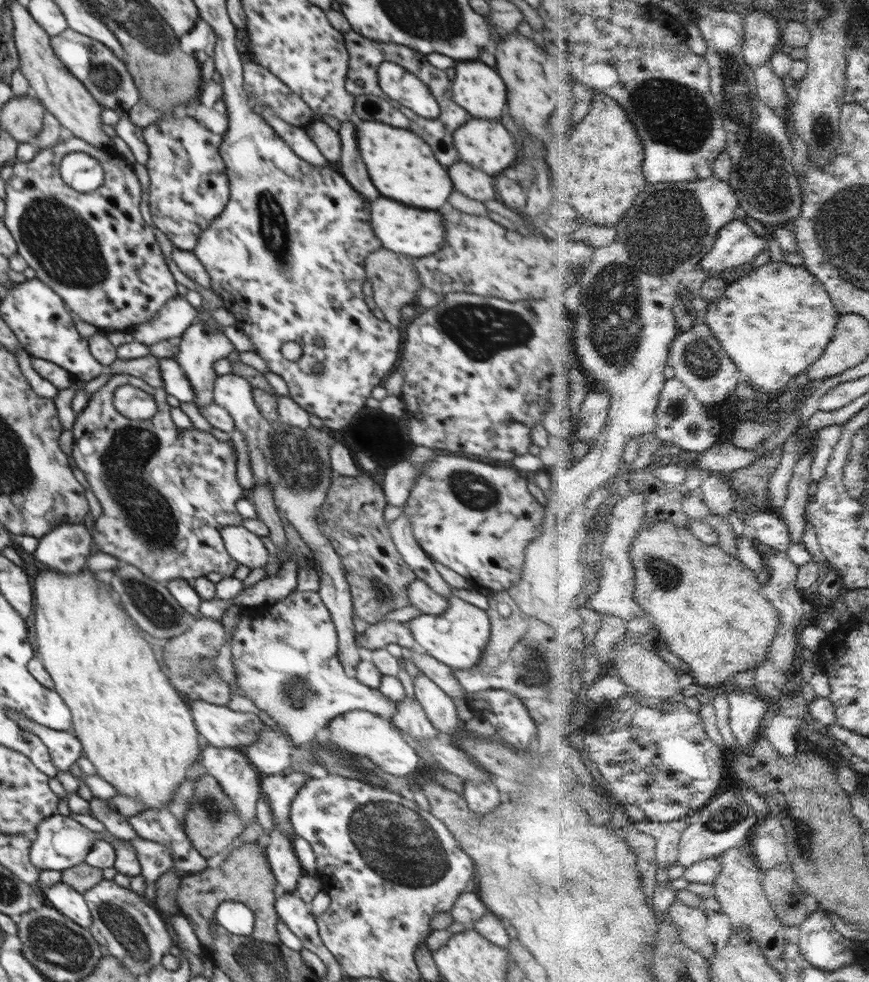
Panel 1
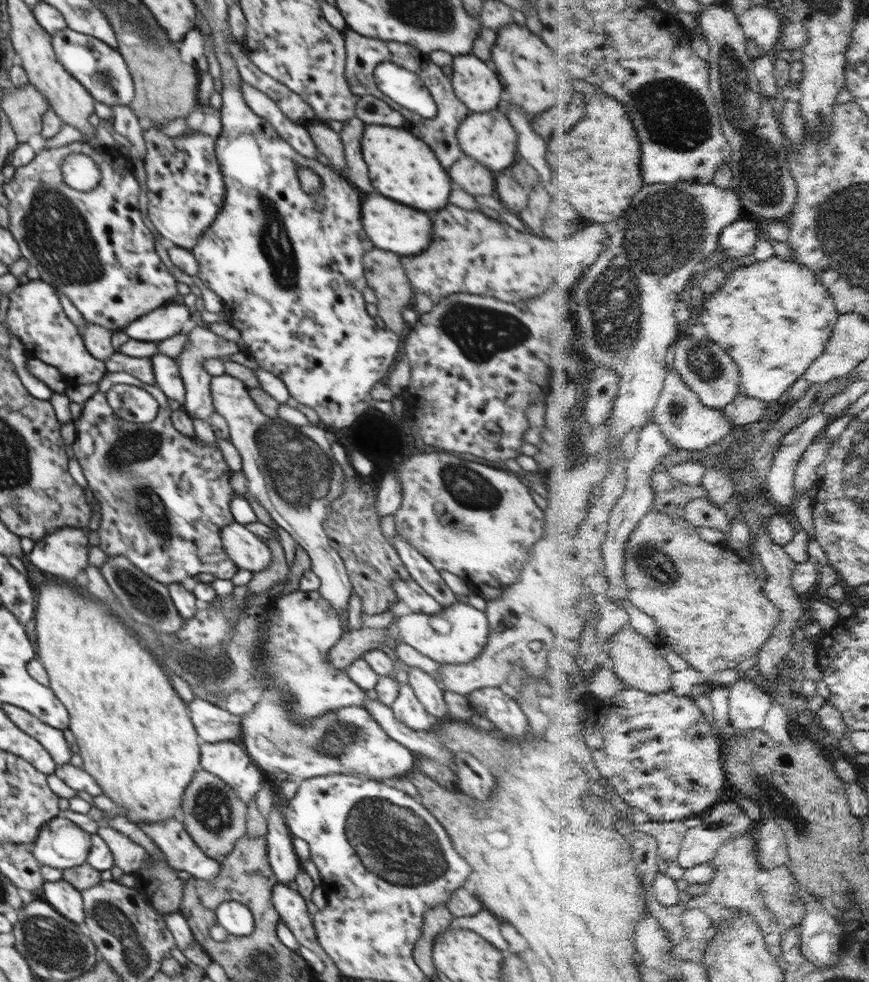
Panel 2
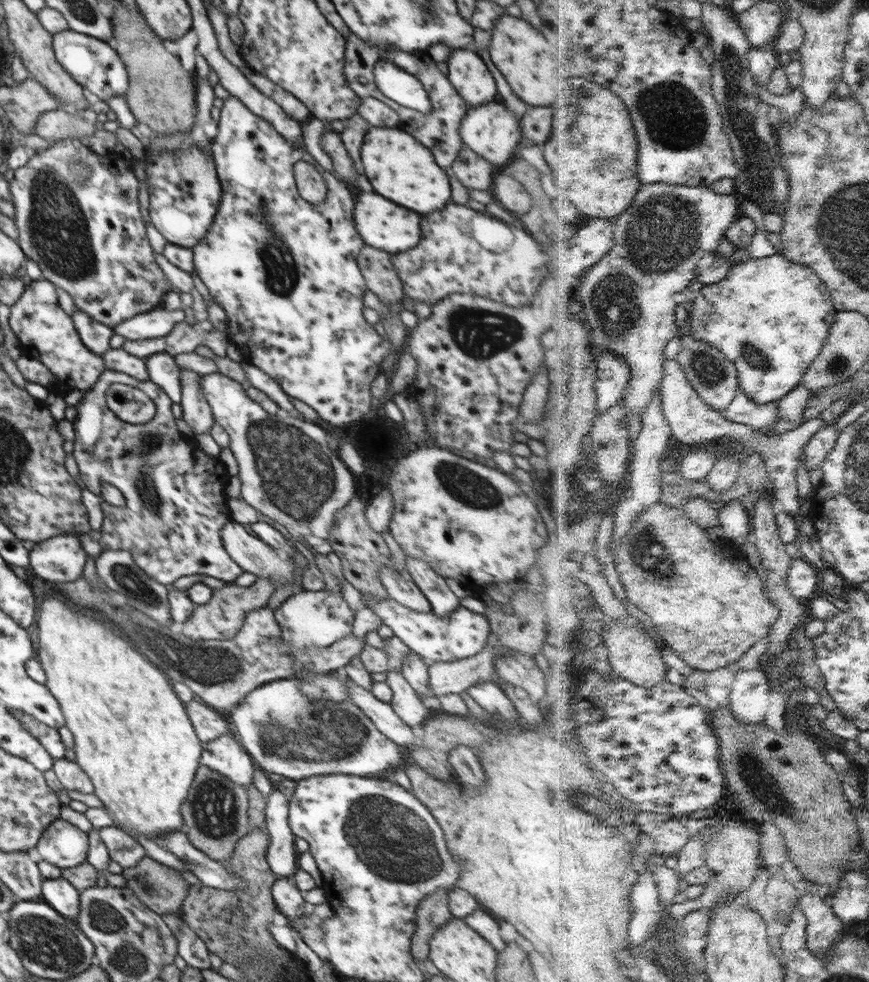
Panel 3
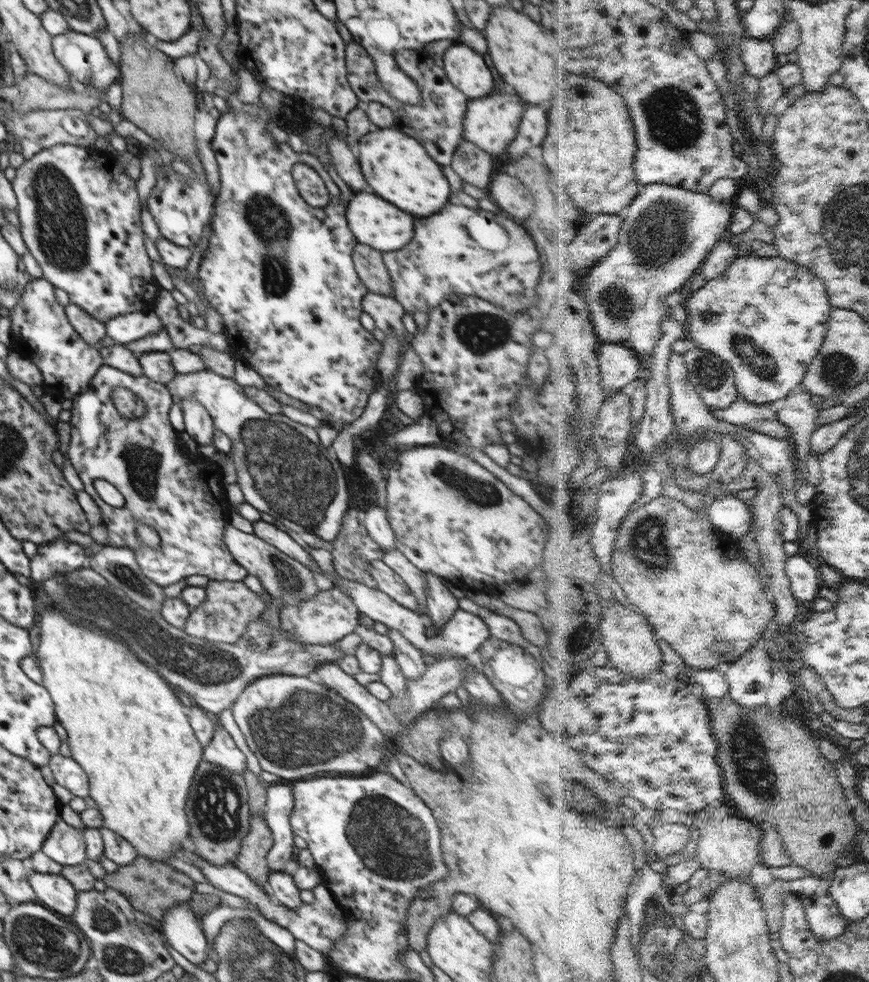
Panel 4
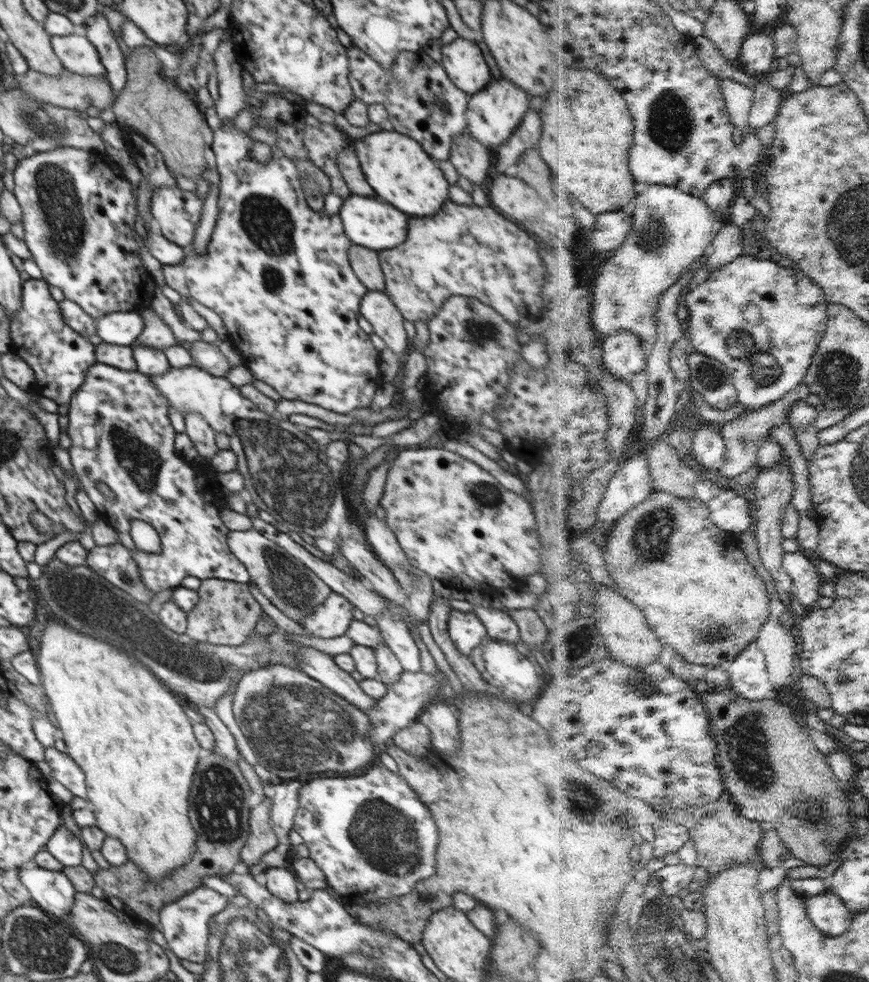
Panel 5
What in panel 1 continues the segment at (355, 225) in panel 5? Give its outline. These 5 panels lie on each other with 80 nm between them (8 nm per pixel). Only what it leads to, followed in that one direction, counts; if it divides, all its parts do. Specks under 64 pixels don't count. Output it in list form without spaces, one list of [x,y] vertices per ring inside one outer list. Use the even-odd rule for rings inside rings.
[[[378,198],[372,202],[371,221],[374,234],[379,238],[382,247],[397,252],[399,255],[406,255],[414,259],[422,256],[430,256],[438,252],[444,244],[444,226],[442,216],[438,212],[430,210],[418,210],[404,204],[398,204],[388,198]]]

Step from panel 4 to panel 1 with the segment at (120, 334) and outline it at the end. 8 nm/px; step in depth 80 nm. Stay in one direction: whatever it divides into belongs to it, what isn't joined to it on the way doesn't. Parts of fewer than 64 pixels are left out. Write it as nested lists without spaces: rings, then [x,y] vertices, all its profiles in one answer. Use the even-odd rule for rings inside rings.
[[[178,294],[164,304],[153,320],[136,324],[130,333],[135,342],[148,346],[167,339],[178,339],[197,320],[198,313],[197,307]]]

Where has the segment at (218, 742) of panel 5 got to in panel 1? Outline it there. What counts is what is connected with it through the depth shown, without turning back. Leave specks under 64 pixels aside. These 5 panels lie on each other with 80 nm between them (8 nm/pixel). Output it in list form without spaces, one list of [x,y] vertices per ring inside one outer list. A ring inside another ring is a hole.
[[[212,745],[202,747],[202,765],[206,767],[207,774],[213,776],[222,790],[232,800],[236,814],[244,826],[250,825],[257,819],[256,805],[261,797],[261,774],[255,766],[249,762],[243,749],[234,746],[218,748]]]

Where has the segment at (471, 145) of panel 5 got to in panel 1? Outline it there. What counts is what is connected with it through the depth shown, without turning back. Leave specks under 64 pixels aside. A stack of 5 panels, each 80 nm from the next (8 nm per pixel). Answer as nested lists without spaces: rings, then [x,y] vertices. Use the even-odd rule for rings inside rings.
[[[458,162],[450,166],[448,174],[454,182],[454,188],[464,196],[481,203],[496,200],[495,177],[486,174],[483,170],[474,168],[468,163]]]

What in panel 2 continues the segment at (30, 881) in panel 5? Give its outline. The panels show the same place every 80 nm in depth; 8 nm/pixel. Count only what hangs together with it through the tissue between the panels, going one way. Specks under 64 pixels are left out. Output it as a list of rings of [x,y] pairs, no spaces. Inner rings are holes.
[[[64,879],[45,882],[40,890],[40,898],[46,901],[61,916],[69,918],[79,926],[85,922],[85,912],[81,891]]]

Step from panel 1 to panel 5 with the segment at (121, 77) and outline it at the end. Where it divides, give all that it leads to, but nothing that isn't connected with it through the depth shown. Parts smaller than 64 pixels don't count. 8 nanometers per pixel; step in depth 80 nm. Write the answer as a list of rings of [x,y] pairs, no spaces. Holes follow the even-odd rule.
[[[81,31],[66,36],[51,36],[53,52],[63,65],[63,69],[78,75],[105,77],[96,47]]]

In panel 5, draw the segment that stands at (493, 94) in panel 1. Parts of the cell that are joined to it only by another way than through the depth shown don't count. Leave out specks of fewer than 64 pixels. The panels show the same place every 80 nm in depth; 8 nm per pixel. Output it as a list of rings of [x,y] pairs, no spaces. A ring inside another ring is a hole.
[[[458,37],[441,50],[441,66],[460,91],[472,96],[488,87],[492,75],[476,43]]]

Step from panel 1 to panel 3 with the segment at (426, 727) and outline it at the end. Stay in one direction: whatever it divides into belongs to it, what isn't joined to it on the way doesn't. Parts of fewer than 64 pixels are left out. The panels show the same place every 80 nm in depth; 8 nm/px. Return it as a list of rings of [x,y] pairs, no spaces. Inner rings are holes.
[[[386,671],[385,674],[383,681],[393,692],[391,707],[408,726],[417,729],[434,716],[434,712],[423,705],[420,696],[400,672]]]

